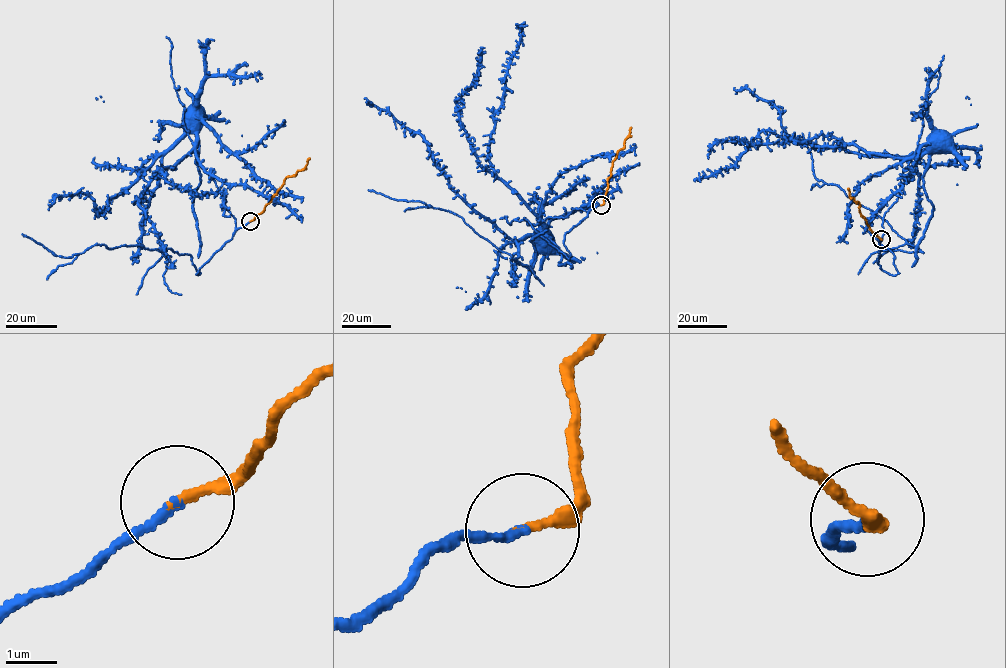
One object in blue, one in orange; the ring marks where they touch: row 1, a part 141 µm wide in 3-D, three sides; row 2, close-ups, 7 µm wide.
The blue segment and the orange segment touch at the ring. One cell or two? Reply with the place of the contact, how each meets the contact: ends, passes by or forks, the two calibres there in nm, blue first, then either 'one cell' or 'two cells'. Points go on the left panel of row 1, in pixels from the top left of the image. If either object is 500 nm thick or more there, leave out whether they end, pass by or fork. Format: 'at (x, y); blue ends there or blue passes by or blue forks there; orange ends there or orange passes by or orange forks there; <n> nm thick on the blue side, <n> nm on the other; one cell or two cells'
at (250, 221); blue ends there; orange ends there; 160 nm thick on the blue side, 190 nm on the other; one cell

